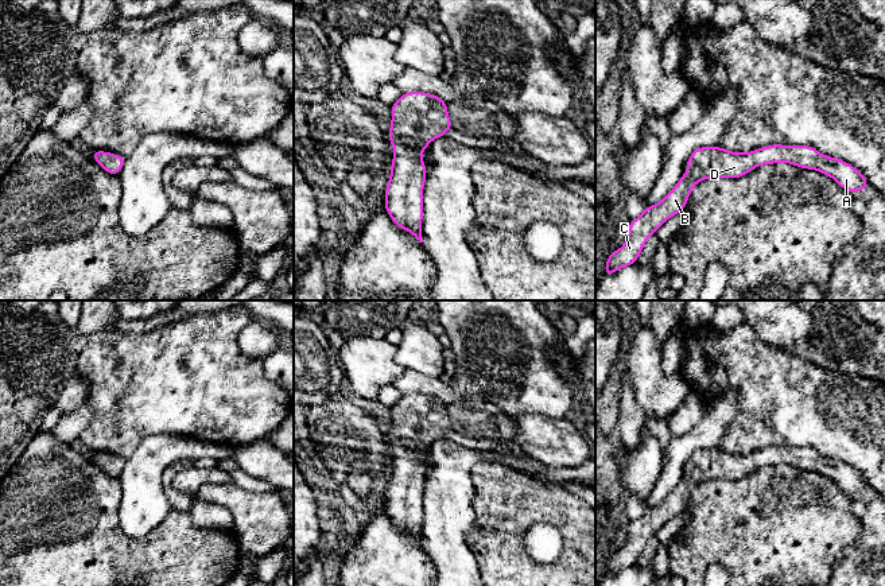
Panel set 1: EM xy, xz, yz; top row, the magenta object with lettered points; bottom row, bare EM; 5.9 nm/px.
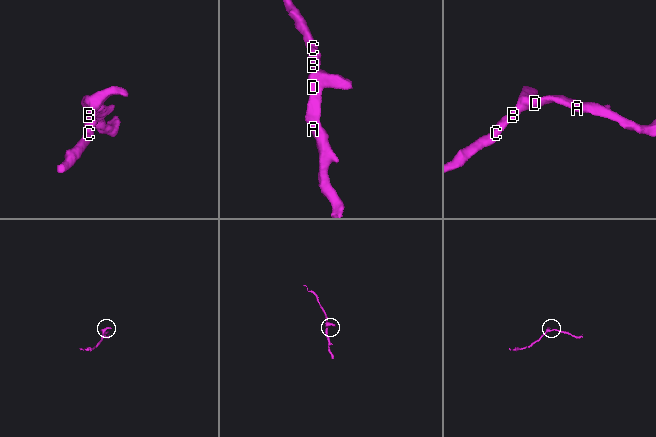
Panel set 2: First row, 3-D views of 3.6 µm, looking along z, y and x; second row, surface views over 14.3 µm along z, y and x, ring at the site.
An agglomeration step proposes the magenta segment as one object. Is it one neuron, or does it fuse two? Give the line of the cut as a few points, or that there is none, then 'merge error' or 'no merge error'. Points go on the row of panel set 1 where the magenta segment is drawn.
no cut; no merge error

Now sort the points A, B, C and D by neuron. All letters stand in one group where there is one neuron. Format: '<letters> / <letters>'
A B C D

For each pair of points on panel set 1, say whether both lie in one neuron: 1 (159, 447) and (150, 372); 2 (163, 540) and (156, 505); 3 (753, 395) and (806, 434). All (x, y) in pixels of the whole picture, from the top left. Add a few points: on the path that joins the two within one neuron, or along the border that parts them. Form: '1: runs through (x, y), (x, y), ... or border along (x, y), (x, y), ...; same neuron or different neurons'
1: border along (189, 435), (151, 434), (132, 453); different neurons
2: border along (173, 508), (148, 532), (132, 539); different neurons
3: runs through (768, 395), (773, 395), (798, 419); same neuron

